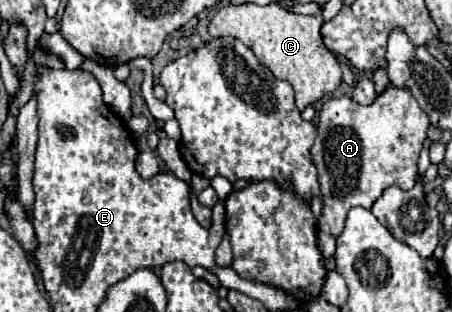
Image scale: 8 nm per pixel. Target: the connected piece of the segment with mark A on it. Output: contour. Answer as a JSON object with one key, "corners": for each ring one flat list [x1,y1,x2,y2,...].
{"corners":[[390,84,384,92,376,94,374,102,368,106,362,106,348,96,324,102,318,114,316,140,310,150,322,192,322,216,318,228,338,236,352,206,370,210,386,188,414,188,418,176,416,162,428,128,430,120,418,106,410,88,396,88]]}

